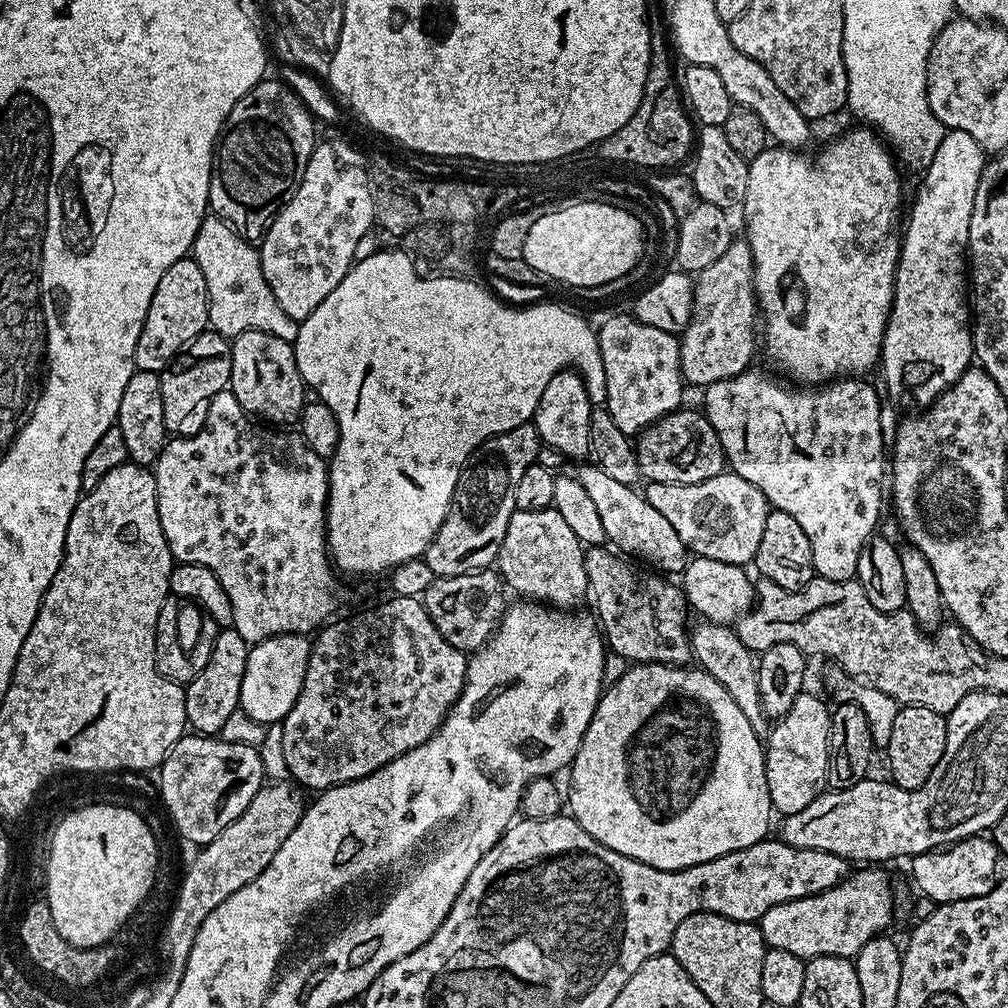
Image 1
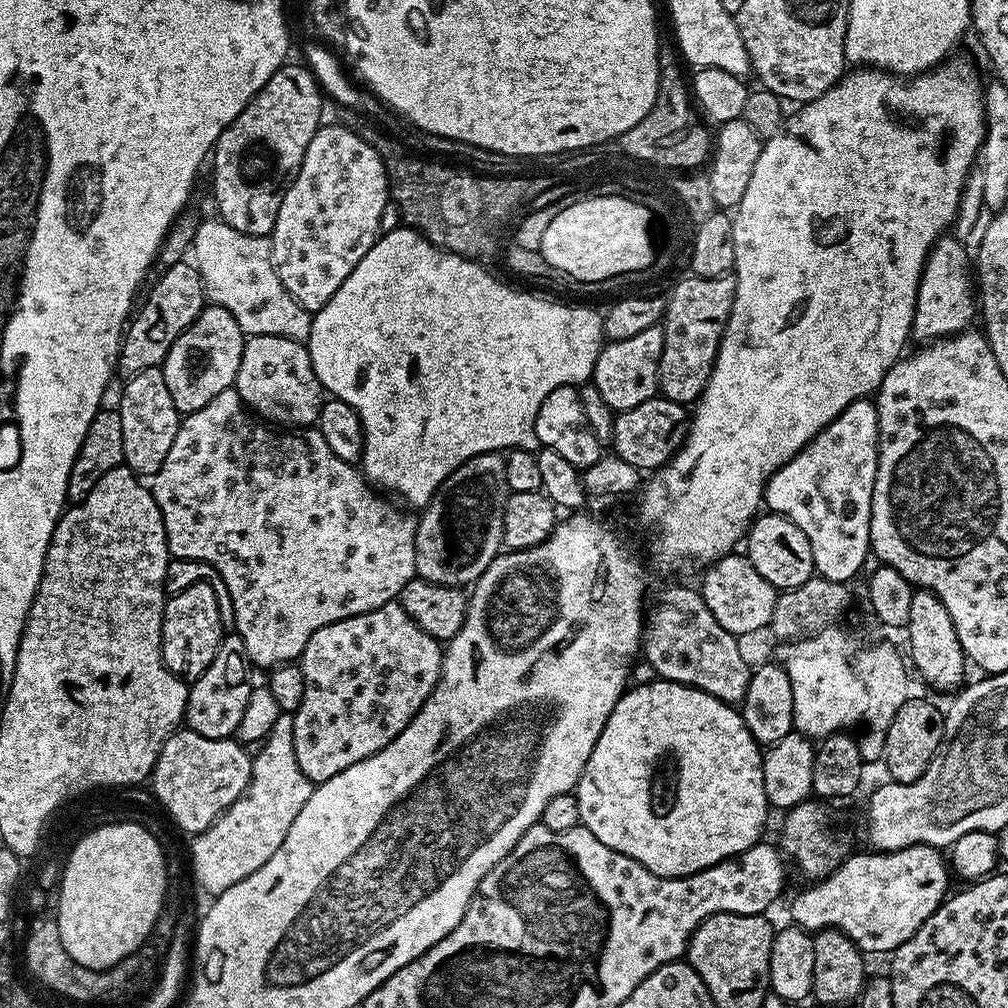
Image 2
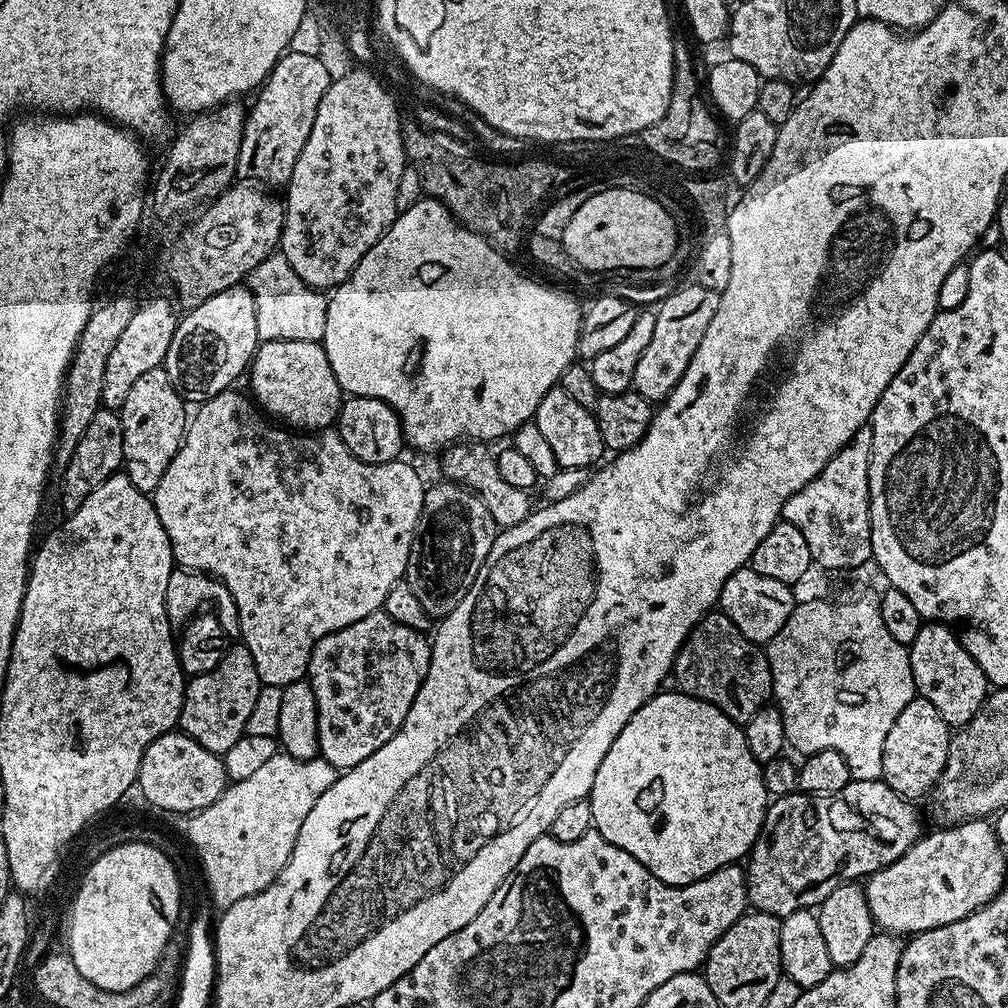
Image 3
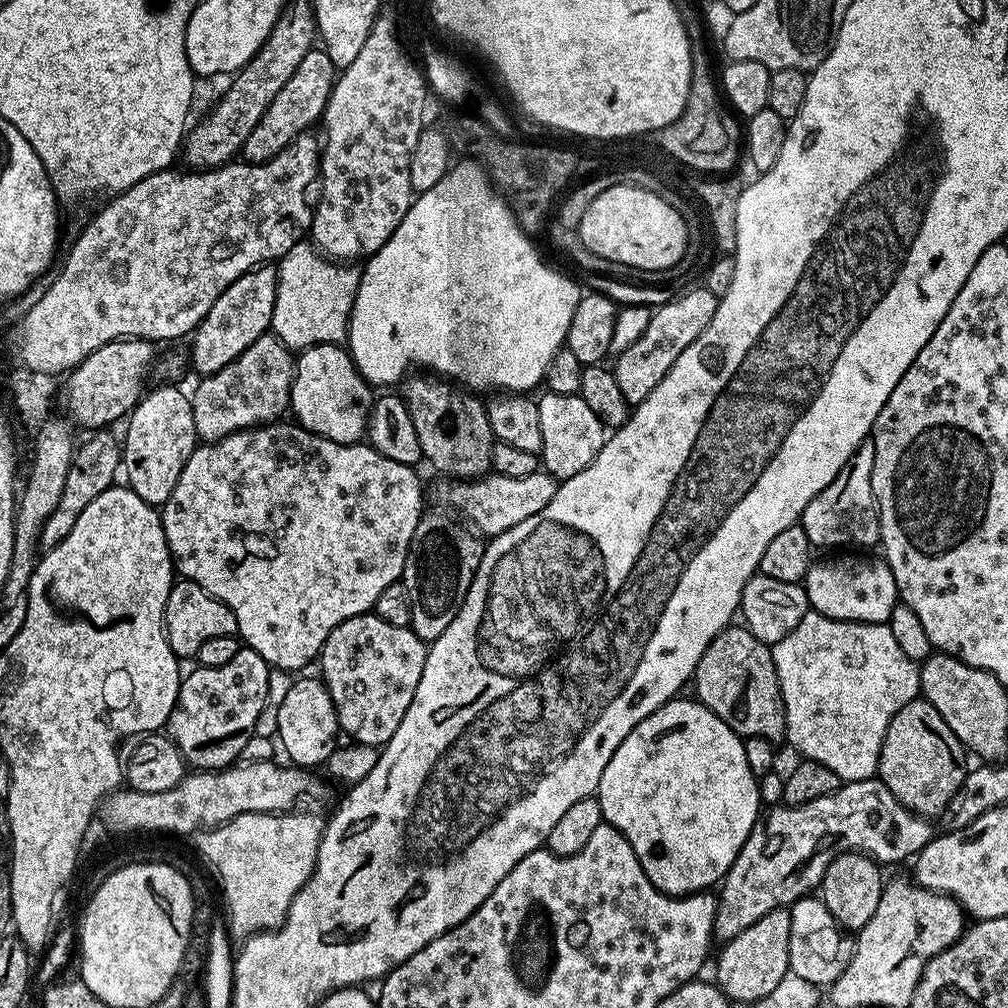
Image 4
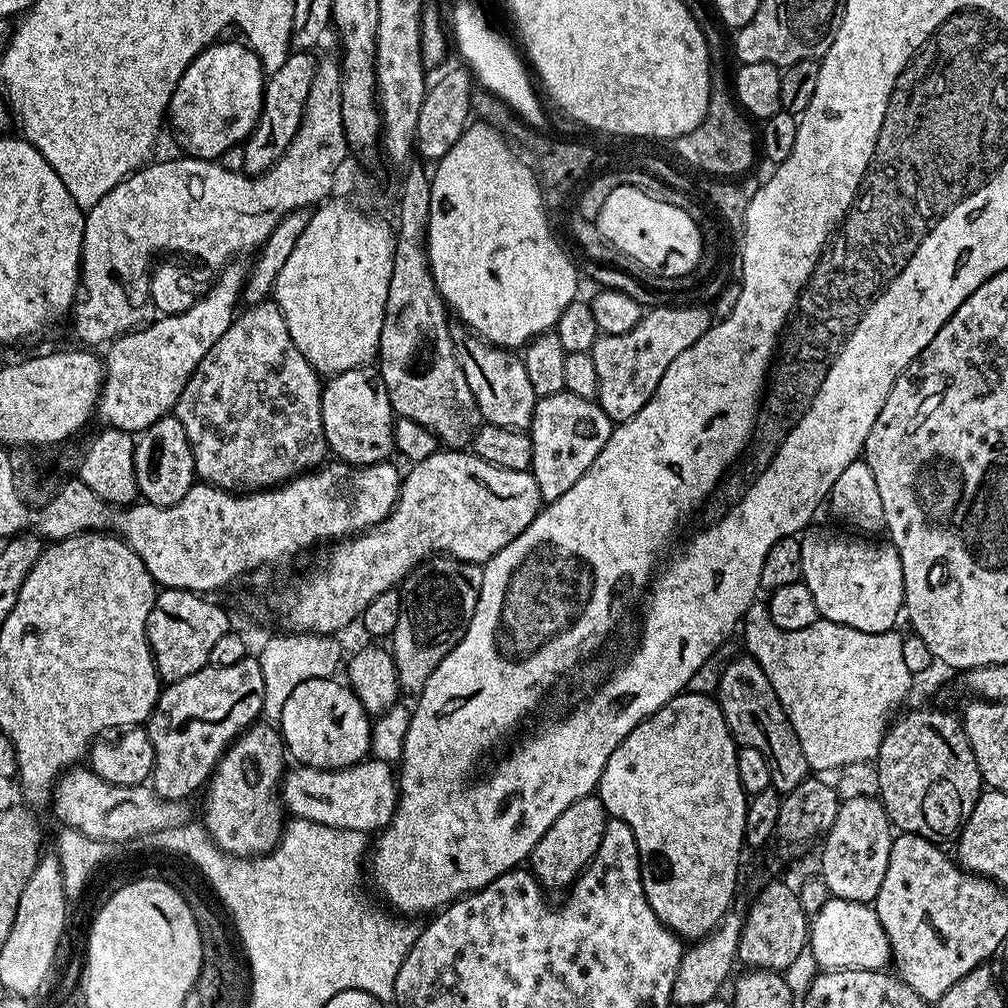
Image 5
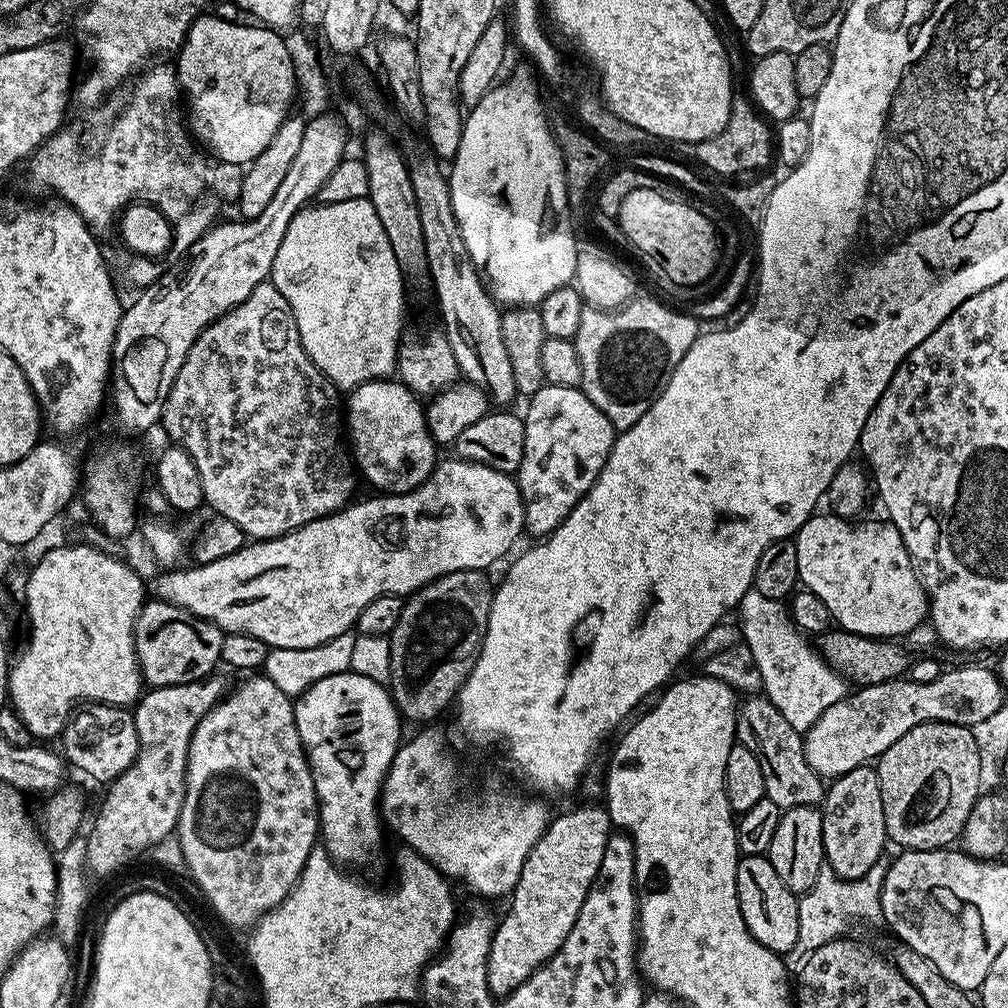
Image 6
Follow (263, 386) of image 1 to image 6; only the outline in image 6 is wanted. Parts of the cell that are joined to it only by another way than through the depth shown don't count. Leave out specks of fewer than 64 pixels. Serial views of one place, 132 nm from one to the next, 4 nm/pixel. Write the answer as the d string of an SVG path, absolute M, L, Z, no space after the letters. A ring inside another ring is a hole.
M385 378L367 380L365 384L359 384L351 389L349 396L352 397L346 400L346 432L350 437L350 452L359 475L363 479L365 476L376 487L373 489L393 496L413 492L422 482L426 482L426 478L438 463L438 455L436 456L438 445L428 433L428 423L424 417L425 405L421 403L416 393L401 384L399 379Z

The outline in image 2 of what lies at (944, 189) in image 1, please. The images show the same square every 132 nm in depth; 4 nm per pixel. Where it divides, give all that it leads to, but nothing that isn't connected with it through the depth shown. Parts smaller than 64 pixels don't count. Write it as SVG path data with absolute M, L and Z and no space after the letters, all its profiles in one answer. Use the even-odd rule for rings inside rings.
M951 236L940 237L929 252L916 295L912 336L920 342L943 339L965 331L976 314L976 288L970 254Z

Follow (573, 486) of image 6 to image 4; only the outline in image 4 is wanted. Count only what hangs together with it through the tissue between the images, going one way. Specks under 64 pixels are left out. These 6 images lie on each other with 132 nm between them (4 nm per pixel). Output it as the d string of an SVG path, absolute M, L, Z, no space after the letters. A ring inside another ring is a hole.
M545 391L543 395L538 400L538 418L542 422L542 450L538 455L543 471L555 476L557 481L568 480L594 462L604 445L606 429L598 414L594 414L578 394L567 396Z

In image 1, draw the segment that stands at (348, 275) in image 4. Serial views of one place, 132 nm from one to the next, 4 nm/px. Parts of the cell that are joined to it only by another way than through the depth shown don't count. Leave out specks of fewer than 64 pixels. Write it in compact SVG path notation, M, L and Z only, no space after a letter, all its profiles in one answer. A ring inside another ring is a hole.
M215 214L205 215L192 243L191 259L198 262L206 278L208 295L208 328L219 336L235 338L244 332L265 332L274 338L295 341L299 323L278 306L274 290L266 286L257 245L245 240Z

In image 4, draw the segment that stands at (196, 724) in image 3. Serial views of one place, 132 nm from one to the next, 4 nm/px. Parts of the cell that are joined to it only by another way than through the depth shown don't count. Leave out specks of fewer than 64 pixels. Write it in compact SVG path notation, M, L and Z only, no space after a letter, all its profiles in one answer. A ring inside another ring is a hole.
M241 646L226 666L193 669L180 681L166 735L176 743L185 765L196 770L223 770L241 759L240 751L247 746L248 739L253 739L258 714L266 706L270 669L262 654L247 646Z

